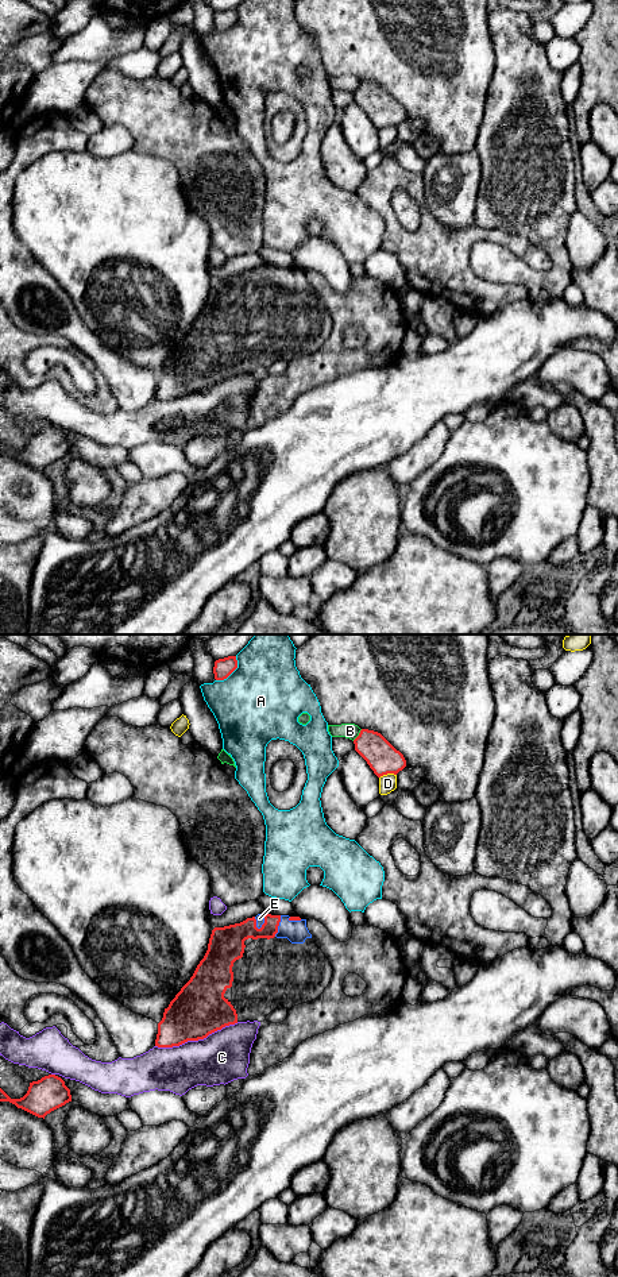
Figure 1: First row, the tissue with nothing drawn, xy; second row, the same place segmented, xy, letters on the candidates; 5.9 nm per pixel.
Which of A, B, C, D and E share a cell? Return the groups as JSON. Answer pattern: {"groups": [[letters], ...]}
{"groups": [["A"], ["B"], ["C"], ["D"], ["E"]]}

